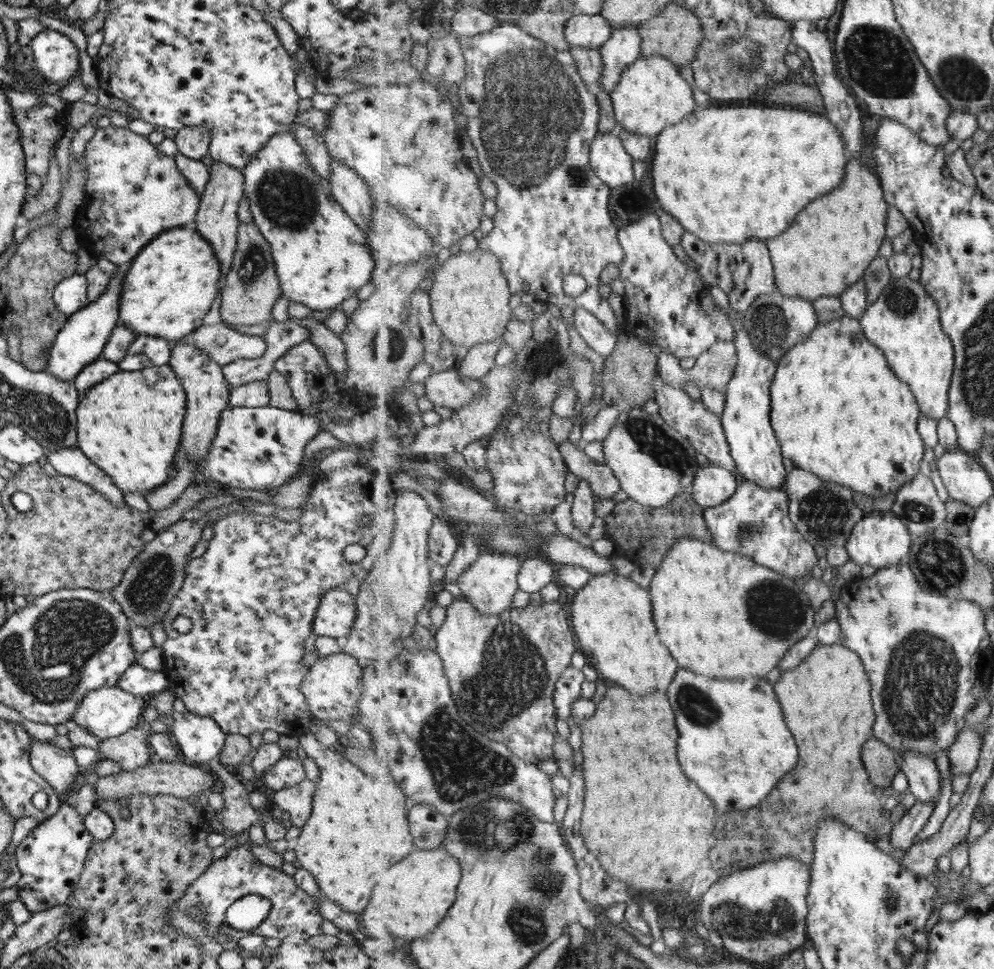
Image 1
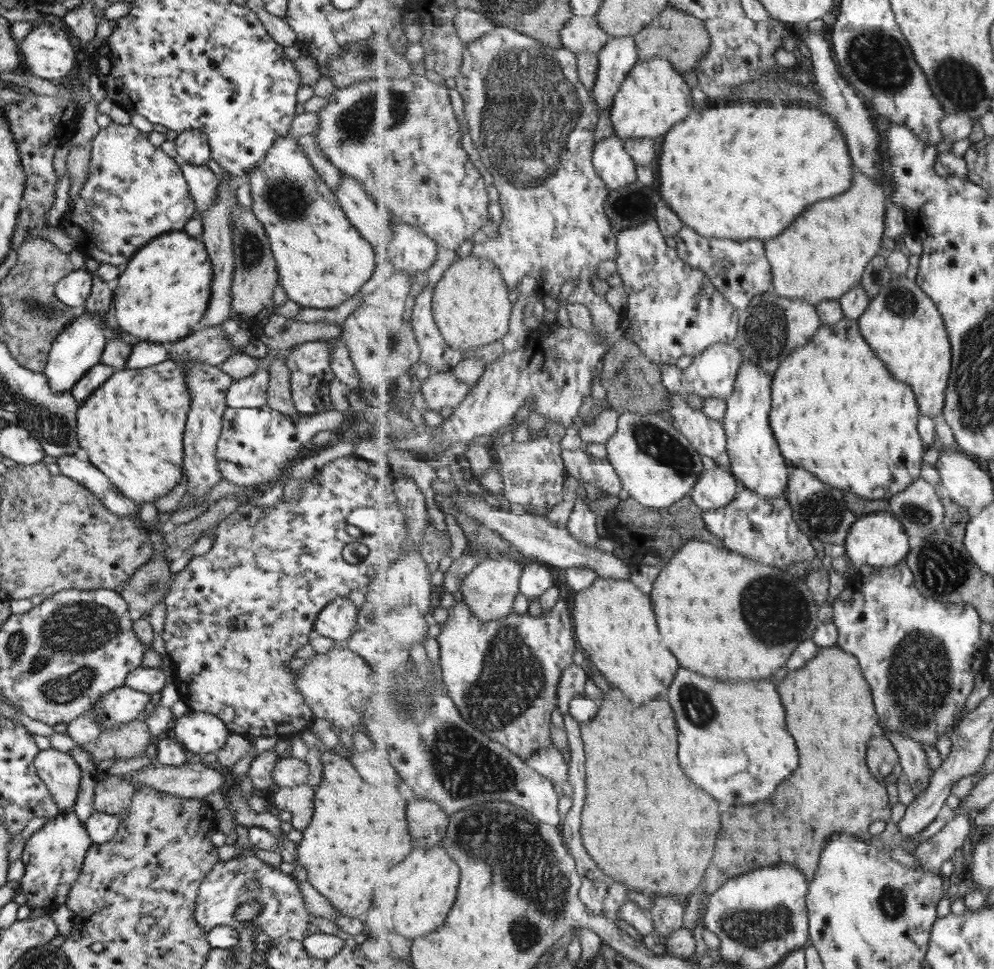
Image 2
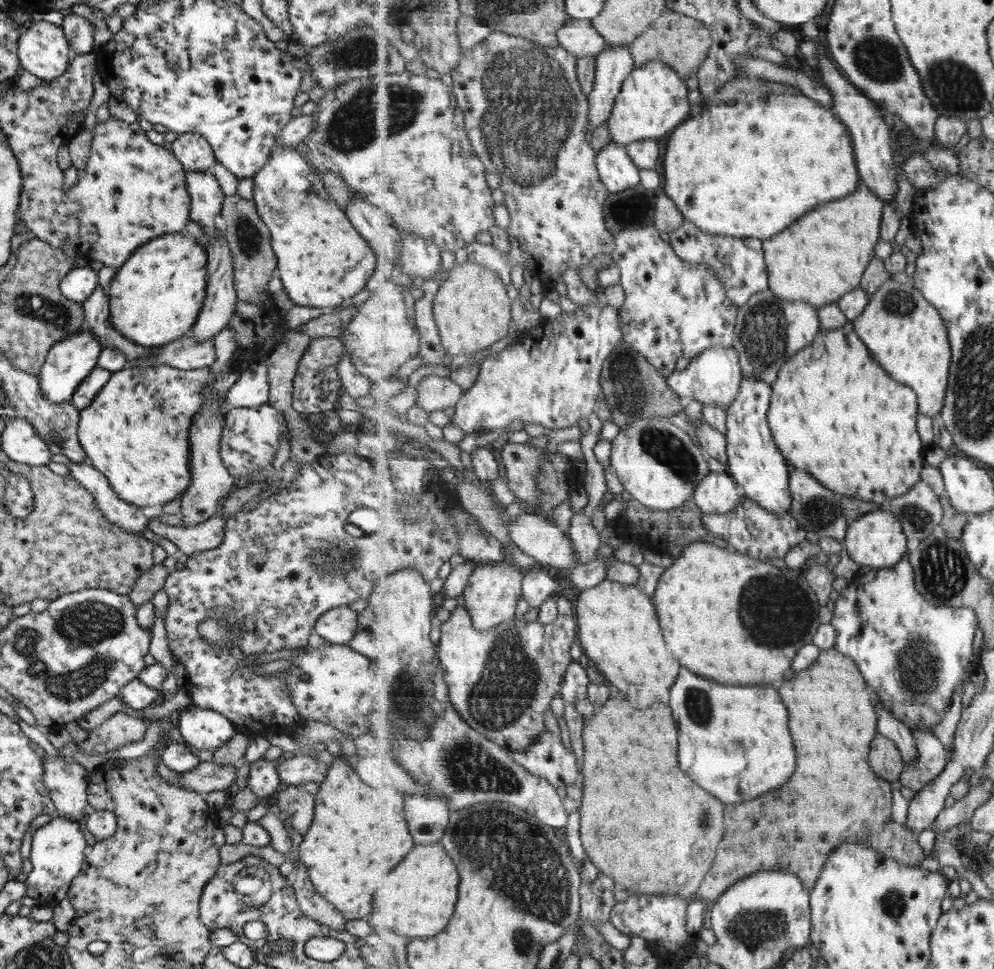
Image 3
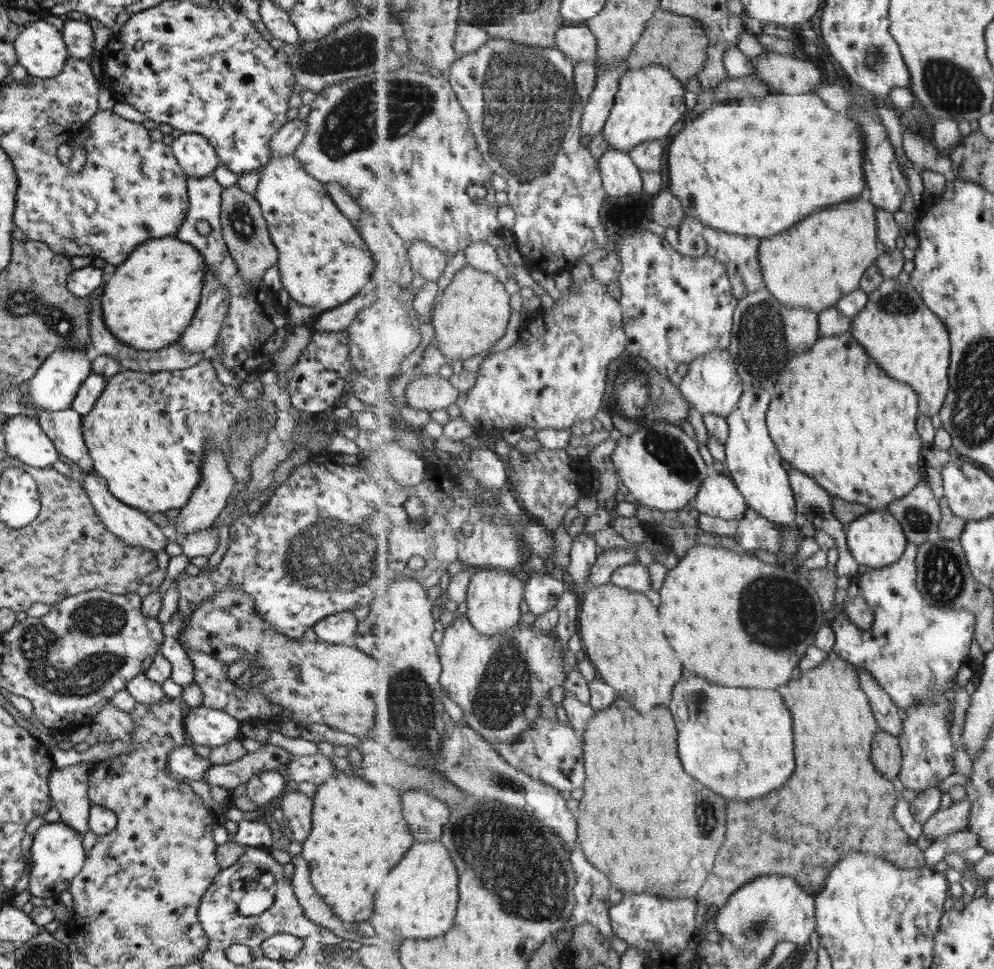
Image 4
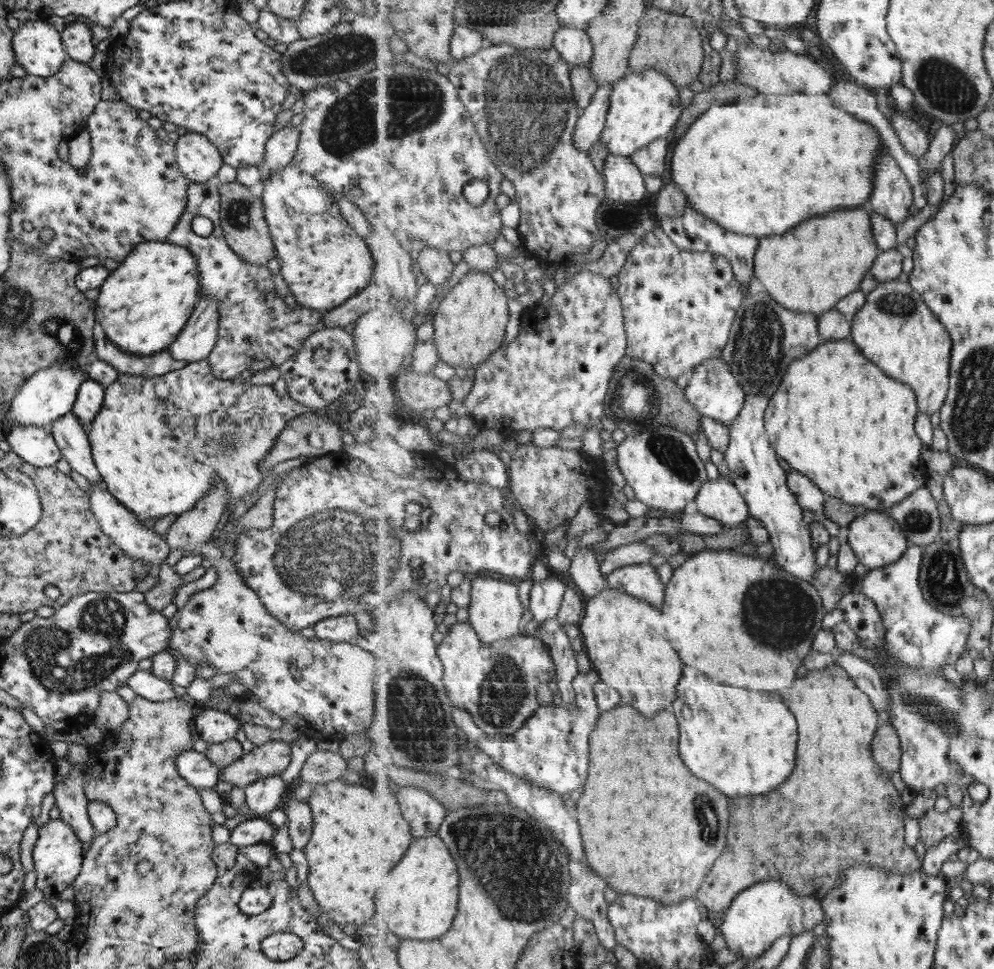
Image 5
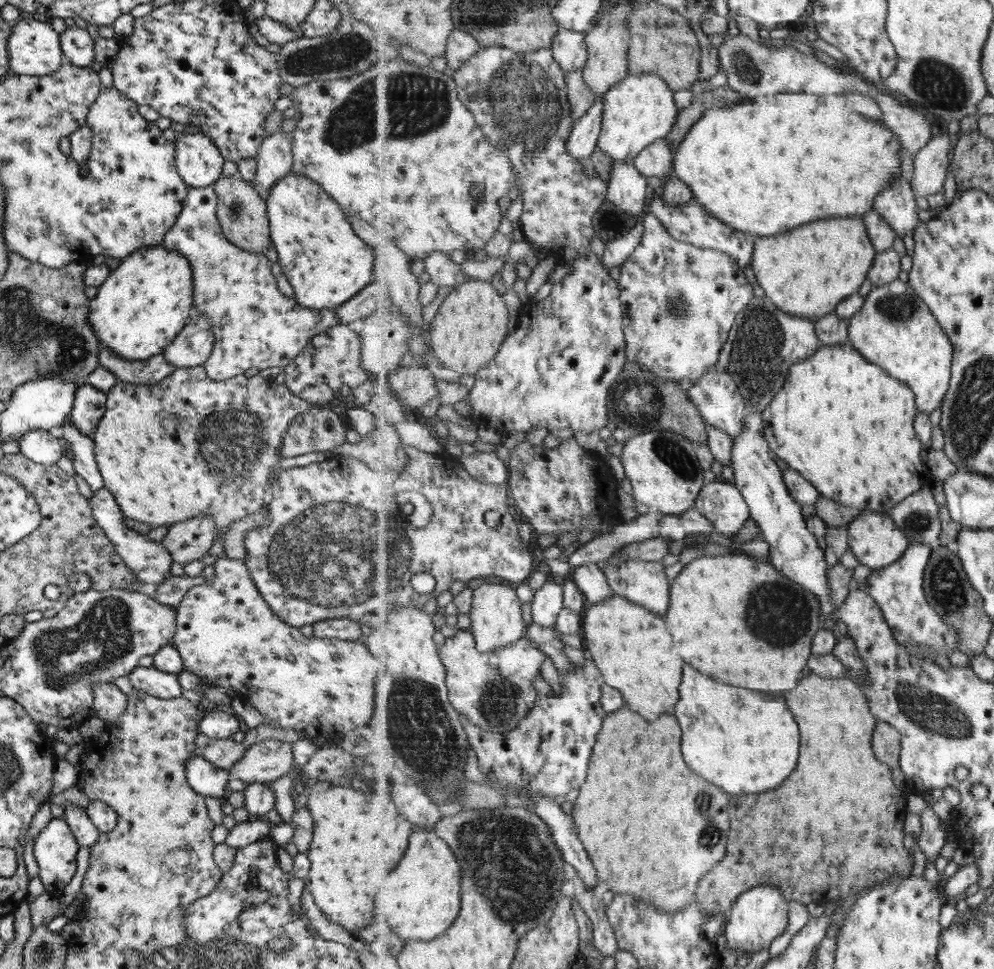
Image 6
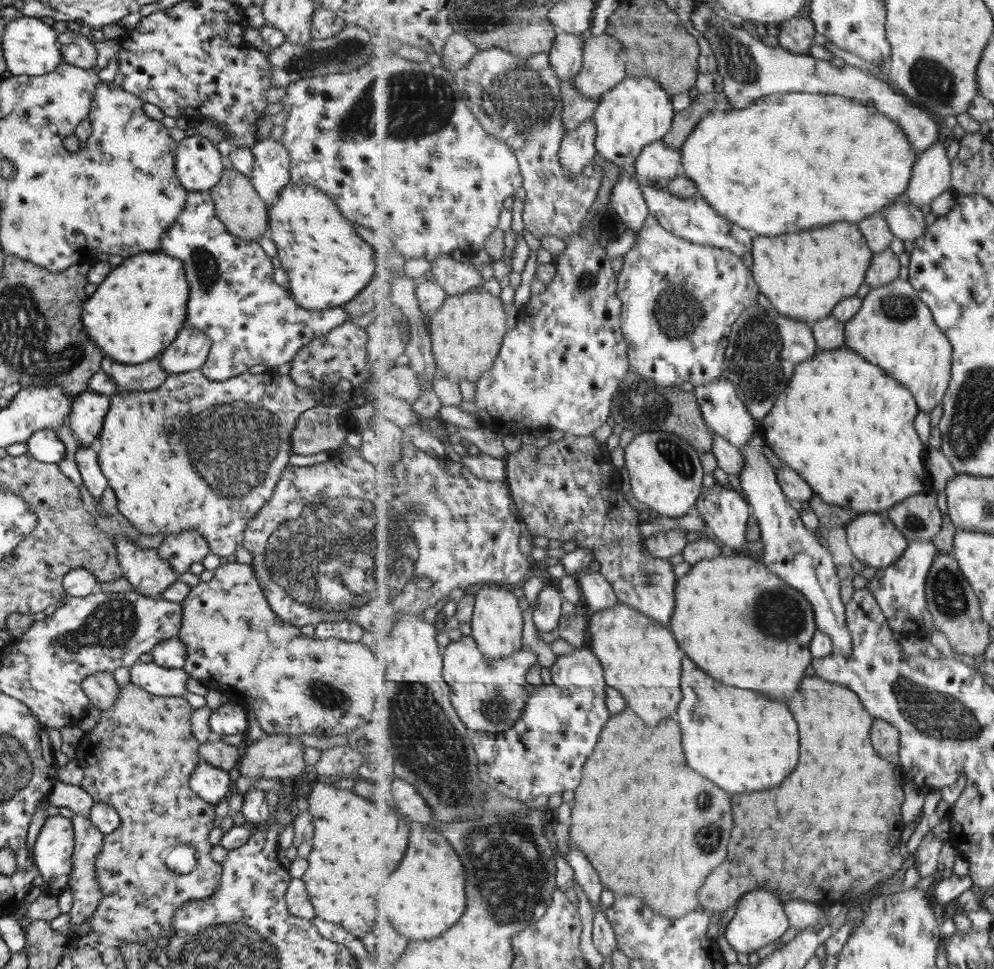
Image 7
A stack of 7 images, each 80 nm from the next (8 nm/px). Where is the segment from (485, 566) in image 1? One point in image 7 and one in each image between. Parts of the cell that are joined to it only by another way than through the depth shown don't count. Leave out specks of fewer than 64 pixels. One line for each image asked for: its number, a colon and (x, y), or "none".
2: (490, 590)
3: (492, 594)
4: (494, 600)
5: (496, 611)
6: (497, 621)
7: (497, 623)

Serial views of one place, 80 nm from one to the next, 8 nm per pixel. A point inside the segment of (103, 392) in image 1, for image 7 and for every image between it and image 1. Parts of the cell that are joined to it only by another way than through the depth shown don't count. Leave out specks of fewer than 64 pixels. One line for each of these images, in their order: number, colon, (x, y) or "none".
2: (130, 428)
3: (135, 430)
4: (145, 434)
5: (158, 444)
6: (187, 446)
7: (192, 454)

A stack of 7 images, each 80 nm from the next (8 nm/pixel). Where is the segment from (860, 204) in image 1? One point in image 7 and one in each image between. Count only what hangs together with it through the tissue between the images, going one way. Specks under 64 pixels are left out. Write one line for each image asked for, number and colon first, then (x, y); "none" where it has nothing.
2: (826, 253)
3: (824, 256)
4: (814, 265)
5: (811, 269)
6: (808, 272)
7: (806, 276)

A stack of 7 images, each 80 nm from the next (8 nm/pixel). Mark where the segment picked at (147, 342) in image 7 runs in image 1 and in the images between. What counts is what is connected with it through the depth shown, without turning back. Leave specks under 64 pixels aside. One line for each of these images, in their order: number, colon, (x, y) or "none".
1: (169, 285)
2: (160, 294)
3: (154, 297)
4: (147, 301)
5: (142, 305)
6: (139, 308)

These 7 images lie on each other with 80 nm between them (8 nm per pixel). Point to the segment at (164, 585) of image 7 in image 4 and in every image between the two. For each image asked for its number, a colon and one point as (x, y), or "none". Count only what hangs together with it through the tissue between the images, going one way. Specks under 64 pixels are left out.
4: (129, 525)
5: (122, 528)
6: (148, 562)

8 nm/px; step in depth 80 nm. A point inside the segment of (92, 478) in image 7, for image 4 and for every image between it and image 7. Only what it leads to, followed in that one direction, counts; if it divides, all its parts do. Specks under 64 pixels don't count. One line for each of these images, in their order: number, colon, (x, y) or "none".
4: (62, 428)
5: (70, 437)
6: (79, 447)

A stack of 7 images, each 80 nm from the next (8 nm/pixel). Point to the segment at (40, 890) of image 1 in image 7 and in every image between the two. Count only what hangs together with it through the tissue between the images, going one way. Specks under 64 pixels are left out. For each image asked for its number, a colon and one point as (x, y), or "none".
2: (52, 856)
3: (57, 848)
4: (56, 855)
5: (56, 856)
6: (54, 847)
7: (52, 851)

